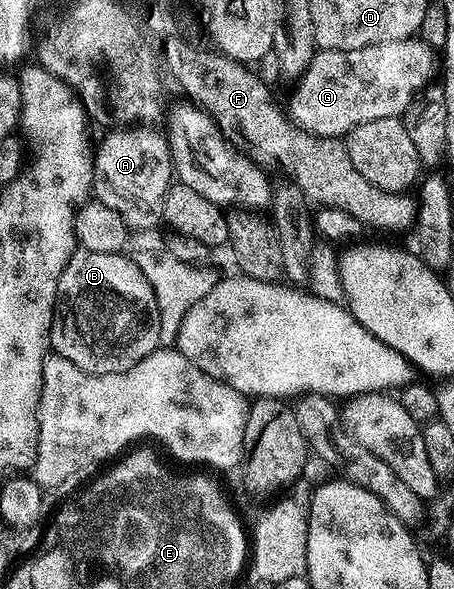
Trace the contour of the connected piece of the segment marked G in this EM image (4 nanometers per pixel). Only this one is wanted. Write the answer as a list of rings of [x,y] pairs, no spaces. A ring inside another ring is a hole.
[[[419,37],[353,51],[317,50],[309,68],[295,84],[290,119],[311,135],[343,137],[358,123],[403,116],[410,106],[410,97],[429,86],[435,75],[437,78],[437,52]]]

